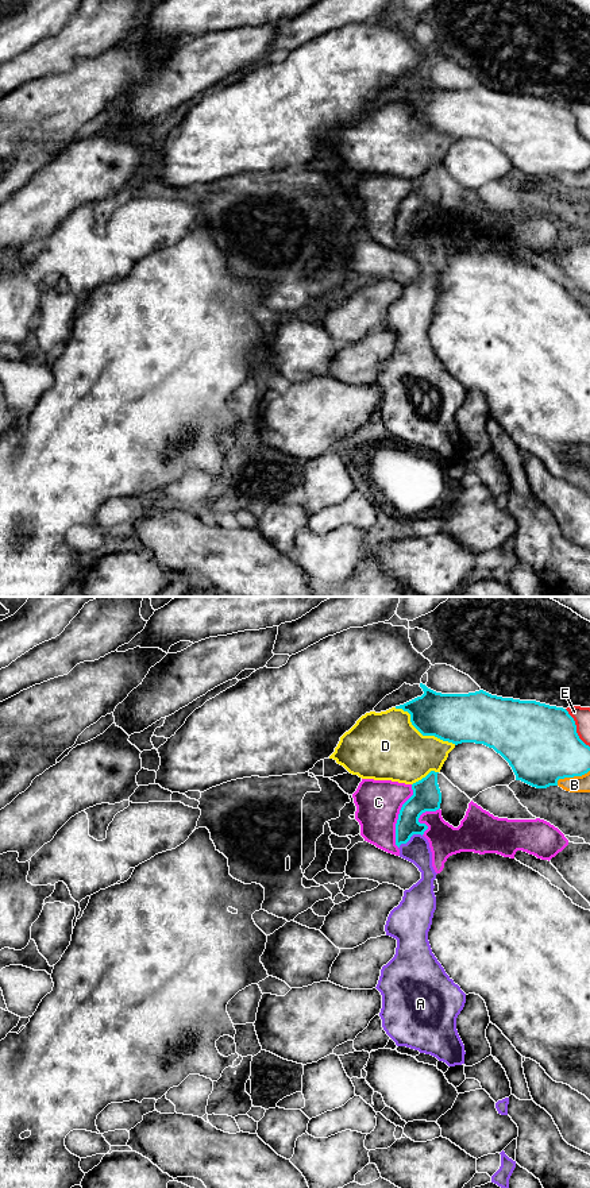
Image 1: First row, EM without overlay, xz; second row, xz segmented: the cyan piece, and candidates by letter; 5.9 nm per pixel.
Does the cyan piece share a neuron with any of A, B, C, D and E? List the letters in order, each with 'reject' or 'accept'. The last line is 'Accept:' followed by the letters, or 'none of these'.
A: accept
B: reject
C: reject
D: reject
E: reject
Accept: A

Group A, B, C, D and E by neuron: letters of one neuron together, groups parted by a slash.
A / B / C / D / E

